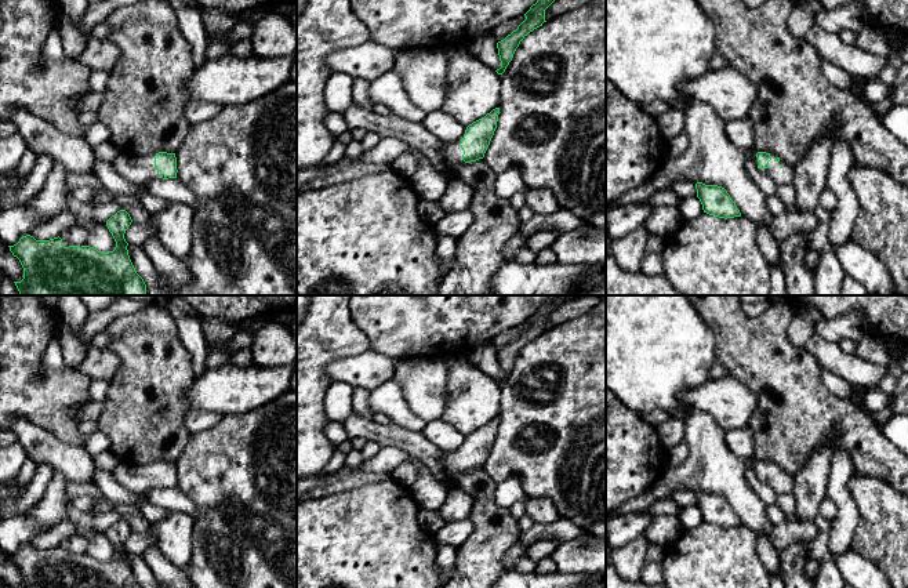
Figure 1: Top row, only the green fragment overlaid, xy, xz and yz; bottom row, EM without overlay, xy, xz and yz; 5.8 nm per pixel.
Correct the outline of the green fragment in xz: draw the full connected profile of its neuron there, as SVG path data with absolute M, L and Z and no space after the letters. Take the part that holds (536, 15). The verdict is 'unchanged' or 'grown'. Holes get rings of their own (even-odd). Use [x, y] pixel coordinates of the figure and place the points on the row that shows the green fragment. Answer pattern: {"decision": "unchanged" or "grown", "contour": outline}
{"decision": "unchanged", "contour": "M537 0L535 4L530 7L530 10L524 14L526 19L508 35L504 40L497 43L498 55L501 61L501 68L495 72L502 75L513 58L516 48L519 47L520 41L534 29L542 26L545 21L545 10L553 3L555 0Z"}

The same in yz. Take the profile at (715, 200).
{"decision": "unchanged", "contour": "M697 182L695 189L704 213L724 219L741 217L740 210L737 208L736 203L731 200L724 188Z"}

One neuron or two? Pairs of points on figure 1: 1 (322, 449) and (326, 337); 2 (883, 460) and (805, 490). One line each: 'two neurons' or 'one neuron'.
1: one neuron
2: two neurons

